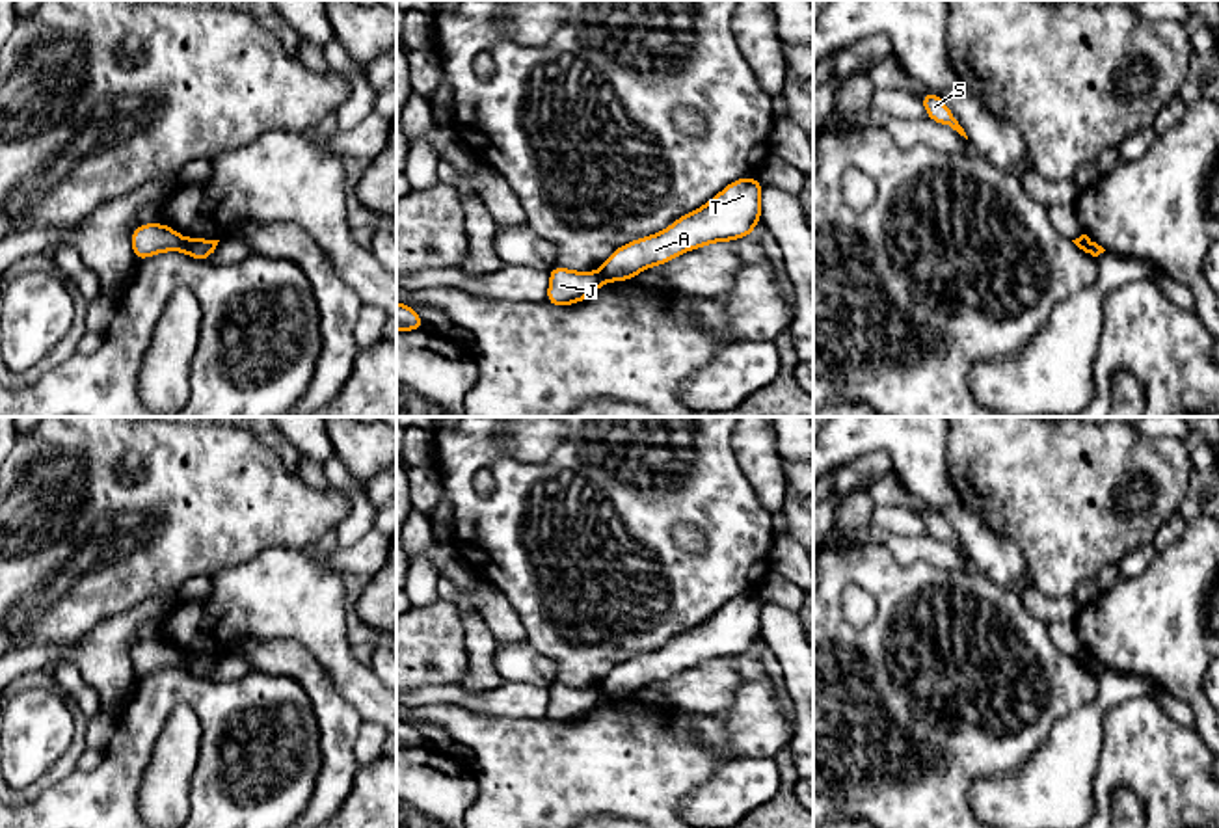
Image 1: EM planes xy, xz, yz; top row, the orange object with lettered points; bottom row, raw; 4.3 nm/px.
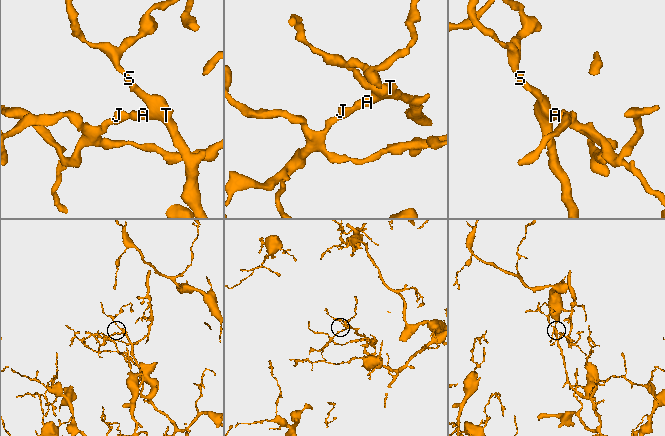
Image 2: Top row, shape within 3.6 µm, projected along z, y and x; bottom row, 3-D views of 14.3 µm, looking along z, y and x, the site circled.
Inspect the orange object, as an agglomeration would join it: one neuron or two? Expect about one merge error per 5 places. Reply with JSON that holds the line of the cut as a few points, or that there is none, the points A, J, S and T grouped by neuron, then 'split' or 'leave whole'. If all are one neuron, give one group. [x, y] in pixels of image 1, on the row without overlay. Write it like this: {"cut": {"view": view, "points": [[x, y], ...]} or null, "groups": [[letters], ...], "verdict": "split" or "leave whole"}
{"cut": {"view": "xy", "points": [[185, 655], [187, 668]]}, "groups": [["A", "S", "T"], ["J"]], "verdict": "split"}

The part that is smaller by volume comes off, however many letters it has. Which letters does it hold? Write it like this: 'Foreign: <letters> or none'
Foreign: J

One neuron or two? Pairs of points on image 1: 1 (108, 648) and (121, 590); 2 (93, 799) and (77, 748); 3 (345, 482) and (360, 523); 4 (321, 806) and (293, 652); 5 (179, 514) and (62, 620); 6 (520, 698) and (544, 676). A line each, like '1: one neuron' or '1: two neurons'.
1: two neurons
2: two neurons
3: one neuron
4: one neuron
5: one neuron
6: two neurons

